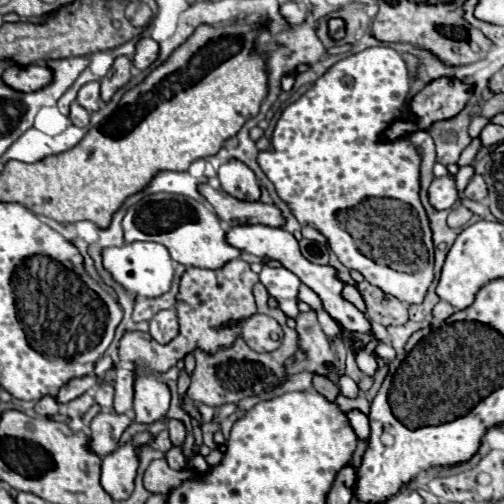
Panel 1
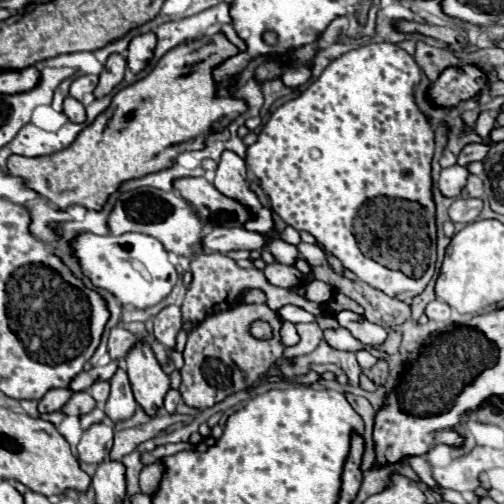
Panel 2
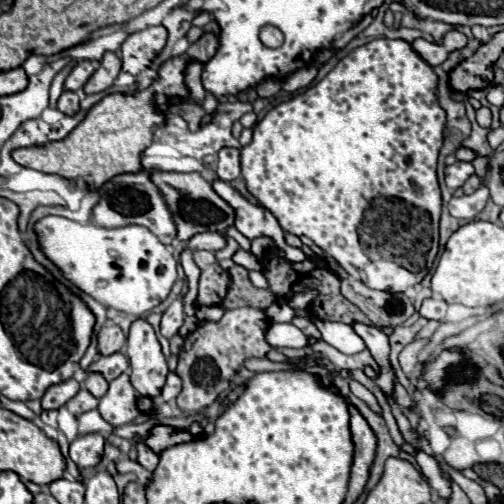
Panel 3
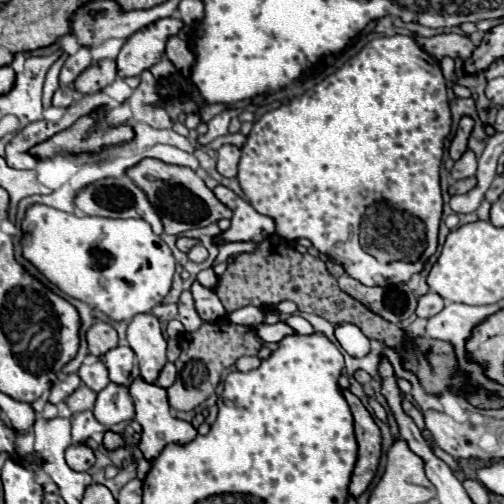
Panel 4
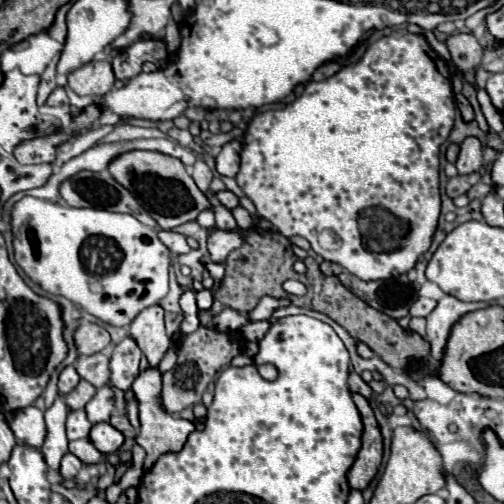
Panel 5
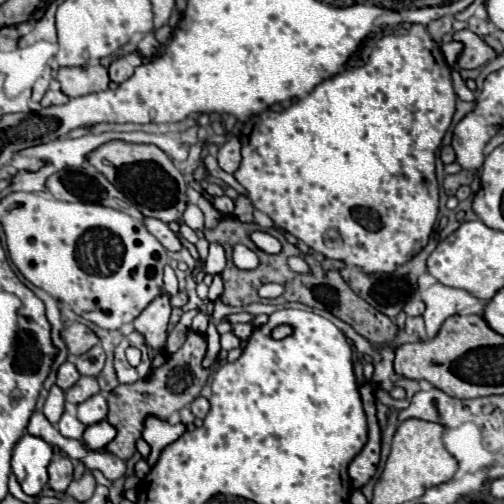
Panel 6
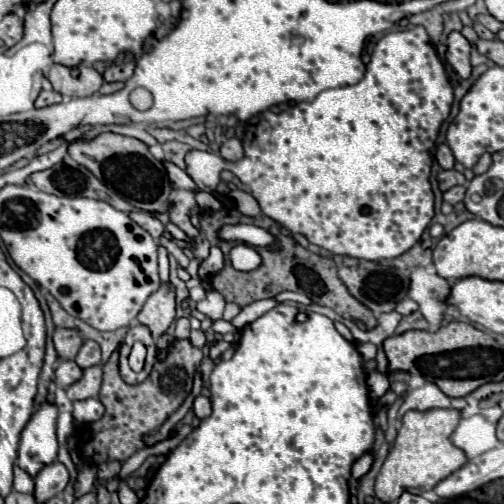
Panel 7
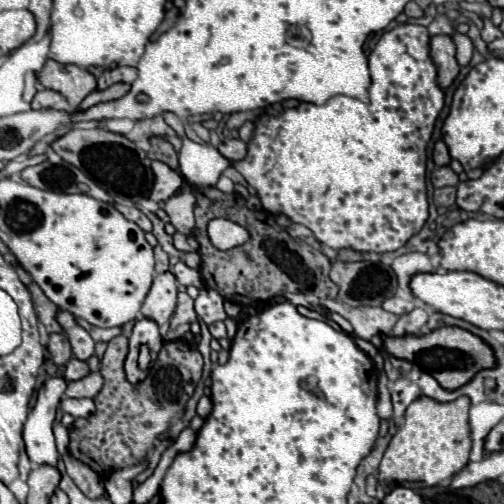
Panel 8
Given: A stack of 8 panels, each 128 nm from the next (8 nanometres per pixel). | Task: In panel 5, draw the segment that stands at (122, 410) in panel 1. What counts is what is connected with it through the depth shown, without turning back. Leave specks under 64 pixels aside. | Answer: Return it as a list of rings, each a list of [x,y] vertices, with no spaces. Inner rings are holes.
[[[102,386],[96,396],[86,404],[84,412],[86,412],[86,418],[92,422],[92,424],[98,424],[98,422],[108,422],[110,420],[110,414],[114,410],[114,394],[108,386]]]

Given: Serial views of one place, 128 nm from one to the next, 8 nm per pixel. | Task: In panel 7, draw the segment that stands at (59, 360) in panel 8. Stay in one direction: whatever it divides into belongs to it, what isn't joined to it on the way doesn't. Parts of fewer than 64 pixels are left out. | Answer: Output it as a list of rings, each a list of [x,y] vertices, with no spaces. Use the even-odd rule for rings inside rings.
[[[58,328],[52,340],[58,356],[64,360],[74,360],[82,344],[82,336],[76,330],[68,330],[68,328]]]

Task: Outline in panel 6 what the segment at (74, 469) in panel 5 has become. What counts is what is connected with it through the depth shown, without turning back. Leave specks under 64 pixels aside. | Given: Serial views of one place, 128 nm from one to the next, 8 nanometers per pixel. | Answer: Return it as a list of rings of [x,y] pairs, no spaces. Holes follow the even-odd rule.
[[[56,458],[48,466],[48,488],[54,492],[64,492],[72,482],[72,462],[70,458]]]

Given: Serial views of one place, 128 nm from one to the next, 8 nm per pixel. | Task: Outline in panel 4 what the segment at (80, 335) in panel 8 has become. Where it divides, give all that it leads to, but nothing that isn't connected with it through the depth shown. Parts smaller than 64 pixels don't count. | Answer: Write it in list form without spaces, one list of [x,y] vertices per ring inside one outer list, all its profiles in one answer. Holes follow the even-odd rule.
[[[98,358],[98,362],[94,362],[94,364],[90,364],[90,366],[82,364],[80,370],[78,370],[78,376],[80,376],[82,382],[84,382],[88,388],[92,388],[94,392],[100,392],[100,390],[110,382],[110,380],[108,380],[108,370],[106,370],[102,358]]]

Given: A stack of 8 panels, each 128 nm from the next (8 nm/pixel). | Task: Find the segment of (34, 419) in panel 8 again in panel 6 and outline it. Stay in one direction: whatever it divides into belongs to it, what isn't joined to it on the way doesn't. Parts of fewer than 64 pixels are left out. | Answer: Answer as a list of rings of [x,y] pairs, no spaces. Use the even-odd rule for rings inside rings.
[[[24,434],[14,446],[12,454],[12,472],[18,476],[18,482],[26,494],[40,494],[48,484],[48,464],[54,458],[54,450],[40,436]]]

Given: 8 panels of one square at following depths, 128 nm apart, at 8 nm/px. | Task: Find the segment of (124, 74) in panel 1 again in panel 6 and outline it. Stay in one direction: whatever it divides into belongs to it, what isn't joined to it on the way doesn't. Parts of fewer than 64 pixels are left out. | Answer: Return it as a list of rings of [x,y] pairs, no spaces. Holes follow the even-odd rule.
[[[86,64],[78,68],[58,68],[56,80],[68,98],[108,90],[108,70],[102,64]]]

